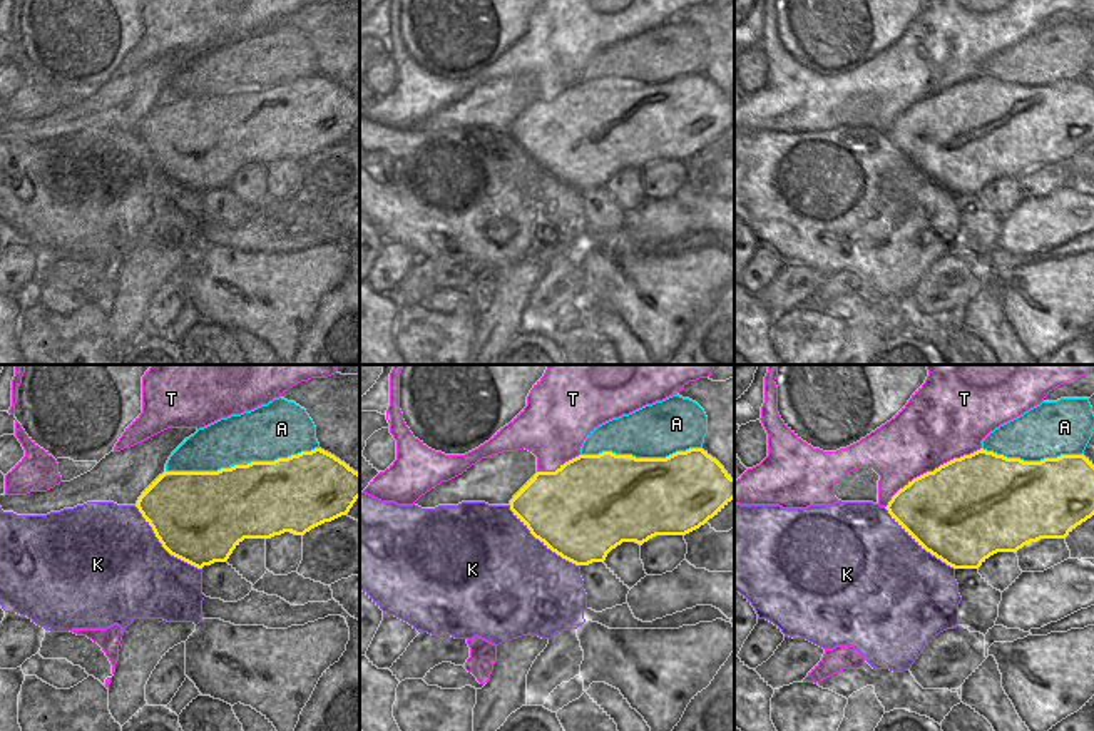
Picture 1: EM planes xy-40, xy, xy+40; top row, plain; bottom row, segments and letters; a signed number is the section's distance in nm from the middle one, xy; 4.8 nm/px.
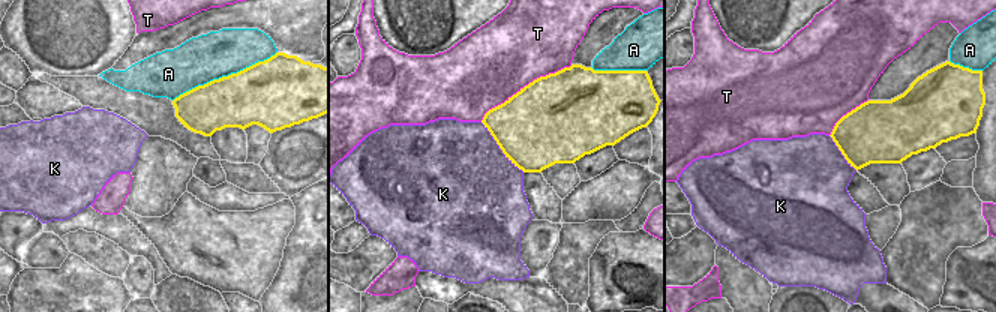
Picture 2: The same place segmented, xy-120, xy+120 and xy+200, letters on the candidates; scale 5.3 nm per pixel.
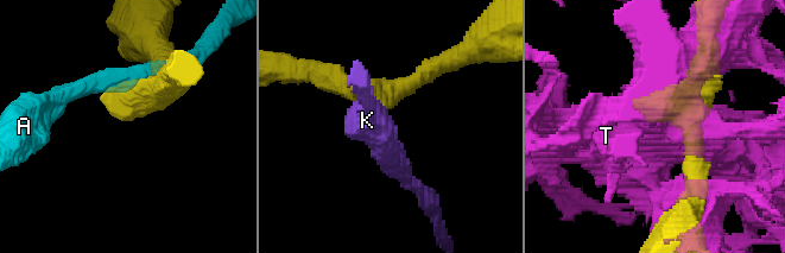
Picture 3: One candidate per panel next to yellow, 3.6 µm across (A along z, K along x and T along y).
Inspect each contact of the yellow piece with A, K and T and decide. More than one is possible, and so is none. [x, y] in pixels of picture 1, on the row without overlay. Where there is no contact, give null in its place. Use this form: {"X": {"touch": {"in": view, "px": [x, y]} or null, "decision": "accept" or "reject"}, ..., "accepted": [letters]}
{"A": {"touch": {"in": "xy-40", "px": [241, 91]}, "decision": "reject"}, "K": {"touch": {"in": "xy+40", "px": [919, 168]}, "decision": "reject"}, "T": {"touch": {"in": "xy+40", "px": [930, 97]}, "decision": "reject"}, "accepted": []}

